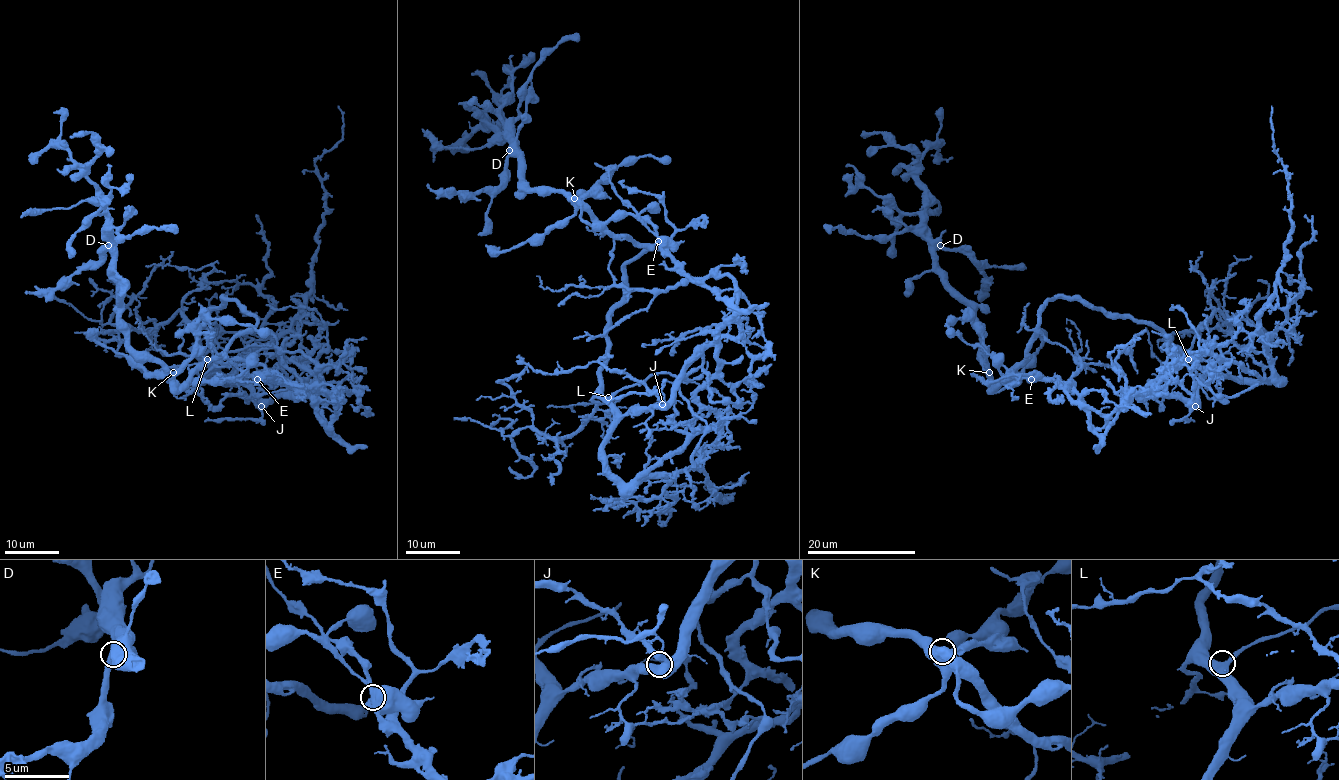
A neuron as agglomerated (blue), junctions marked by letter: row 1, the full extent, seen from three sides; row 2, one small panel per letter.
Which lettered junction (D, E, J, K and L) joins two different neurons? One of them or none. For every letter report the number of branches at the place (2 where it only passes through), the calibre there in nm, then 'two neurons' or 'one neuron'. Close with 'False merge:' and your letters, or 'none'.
D: 2 | 650 nm | one neuron
E: 2 | 650 nm | two neurons
J: 2 | 650 nm | one neuron
K: 2 | 700 nm | one neuron
L: 2 | 550 nm | one neuron
False merge: E

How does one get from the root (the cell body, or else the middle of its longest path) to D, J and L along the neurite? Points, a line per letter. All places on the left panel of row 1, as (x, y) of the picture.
D: (310, 399), (250, 375), (180, 388), (146, 352), (130, 345), (130, 330), (120, 318), (115, 253), (108, 245)
J: (310, 399), (318, 418), (330, 428), (331, 425), (321, 416), (316, 398), (310, 394), (280, 394), (261, 406)
L: (310, 399), (318, 418), (330, 428), (314, 395), (280, 394), (260, 399), (246, 387), (226, 379), (207, 359)

